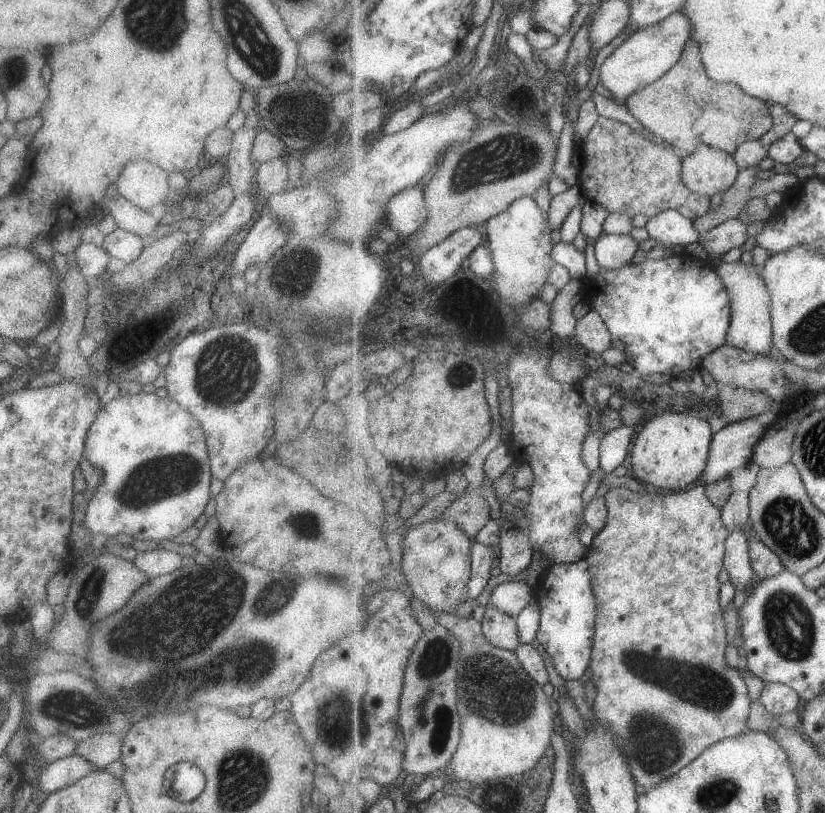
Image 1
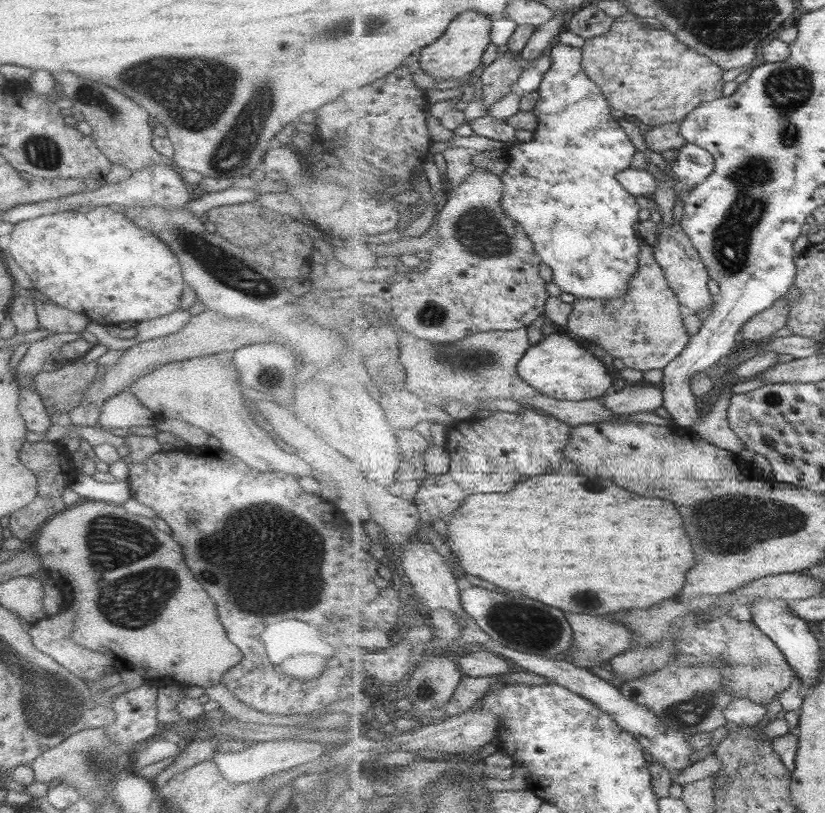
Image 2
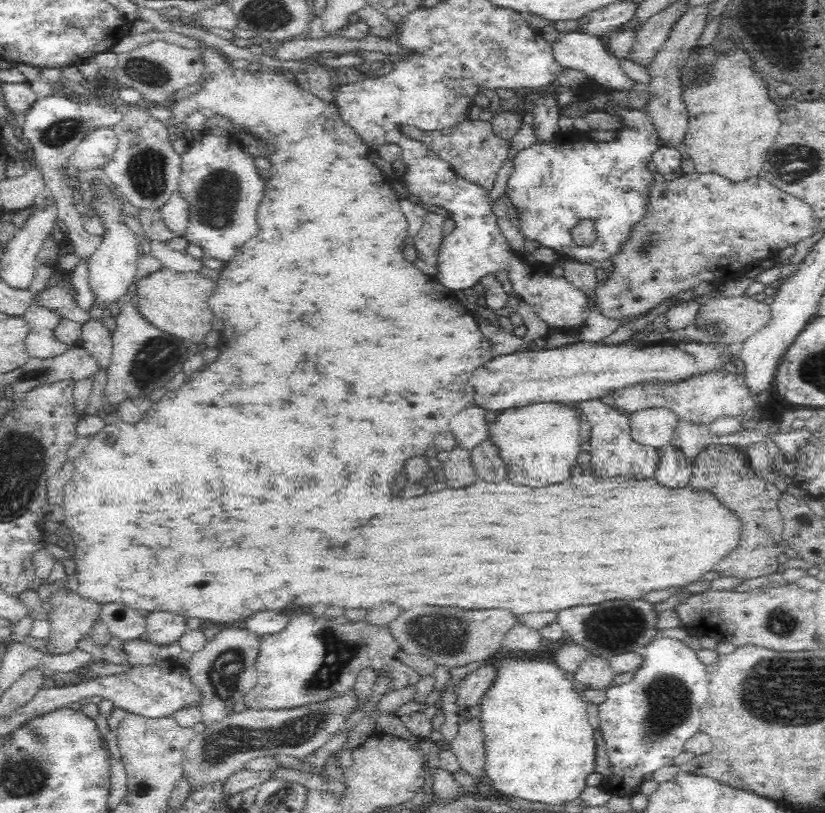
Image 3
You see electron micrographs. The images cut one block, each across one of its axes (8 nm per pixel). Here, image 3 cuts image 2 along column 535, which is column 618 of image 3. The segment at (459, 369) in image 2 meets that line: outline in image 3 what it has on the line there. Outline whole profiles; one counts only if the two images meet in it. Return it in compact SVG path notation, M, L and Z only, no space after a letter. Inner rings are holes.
M724 365L676 382L638 382L618 388L612 395L617 408L627 414L647 408L664 407L674 412L679 419L707 425L722 416L740 419L748 410L759 406L757 399L750 395L742 374L730 373Z

